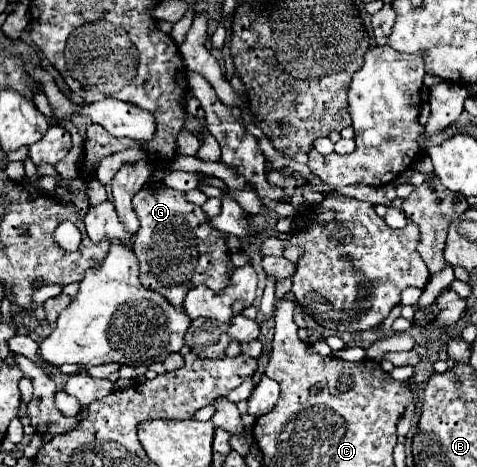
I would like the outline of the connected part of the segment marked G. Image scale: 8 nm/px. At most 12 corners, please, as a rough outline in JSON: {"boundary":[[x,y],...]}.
{"boundary":[[164,184],[134,196],[142,286],[174,306],[224,290],[226,234]]}

